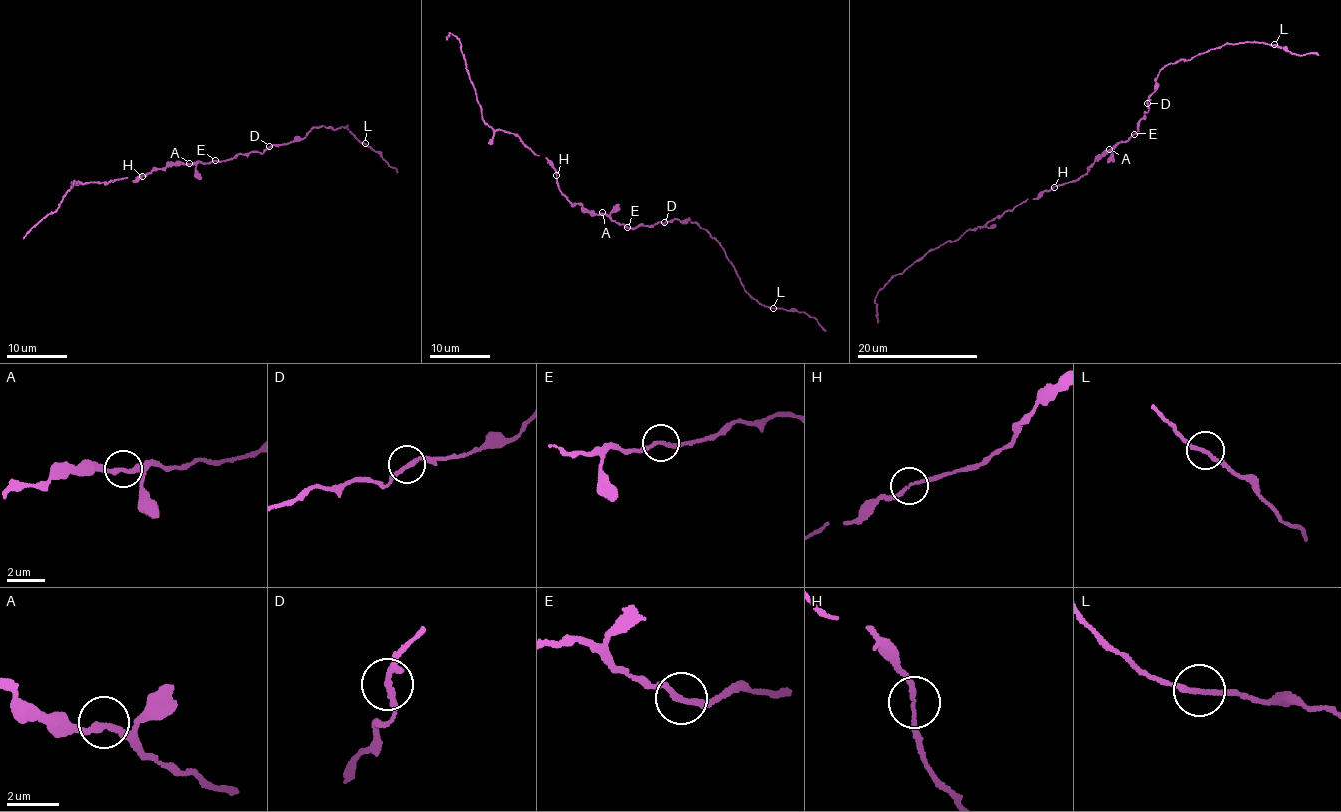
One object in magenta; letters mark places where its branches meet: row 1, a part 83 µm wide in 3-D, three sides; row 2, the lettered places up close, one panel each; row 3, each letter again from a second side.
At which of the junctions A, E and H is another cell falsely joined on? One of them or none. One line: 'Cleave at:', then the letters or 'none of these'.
Cleave at: none of these

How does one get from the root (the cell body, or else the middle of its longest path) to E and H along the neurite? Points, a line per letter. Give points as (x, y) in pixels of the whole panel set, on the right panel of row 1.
E: (1110, 149), (1135, 134)
H: (1110, 149), (1087, 167), (1088, 171), (1053, 187)

